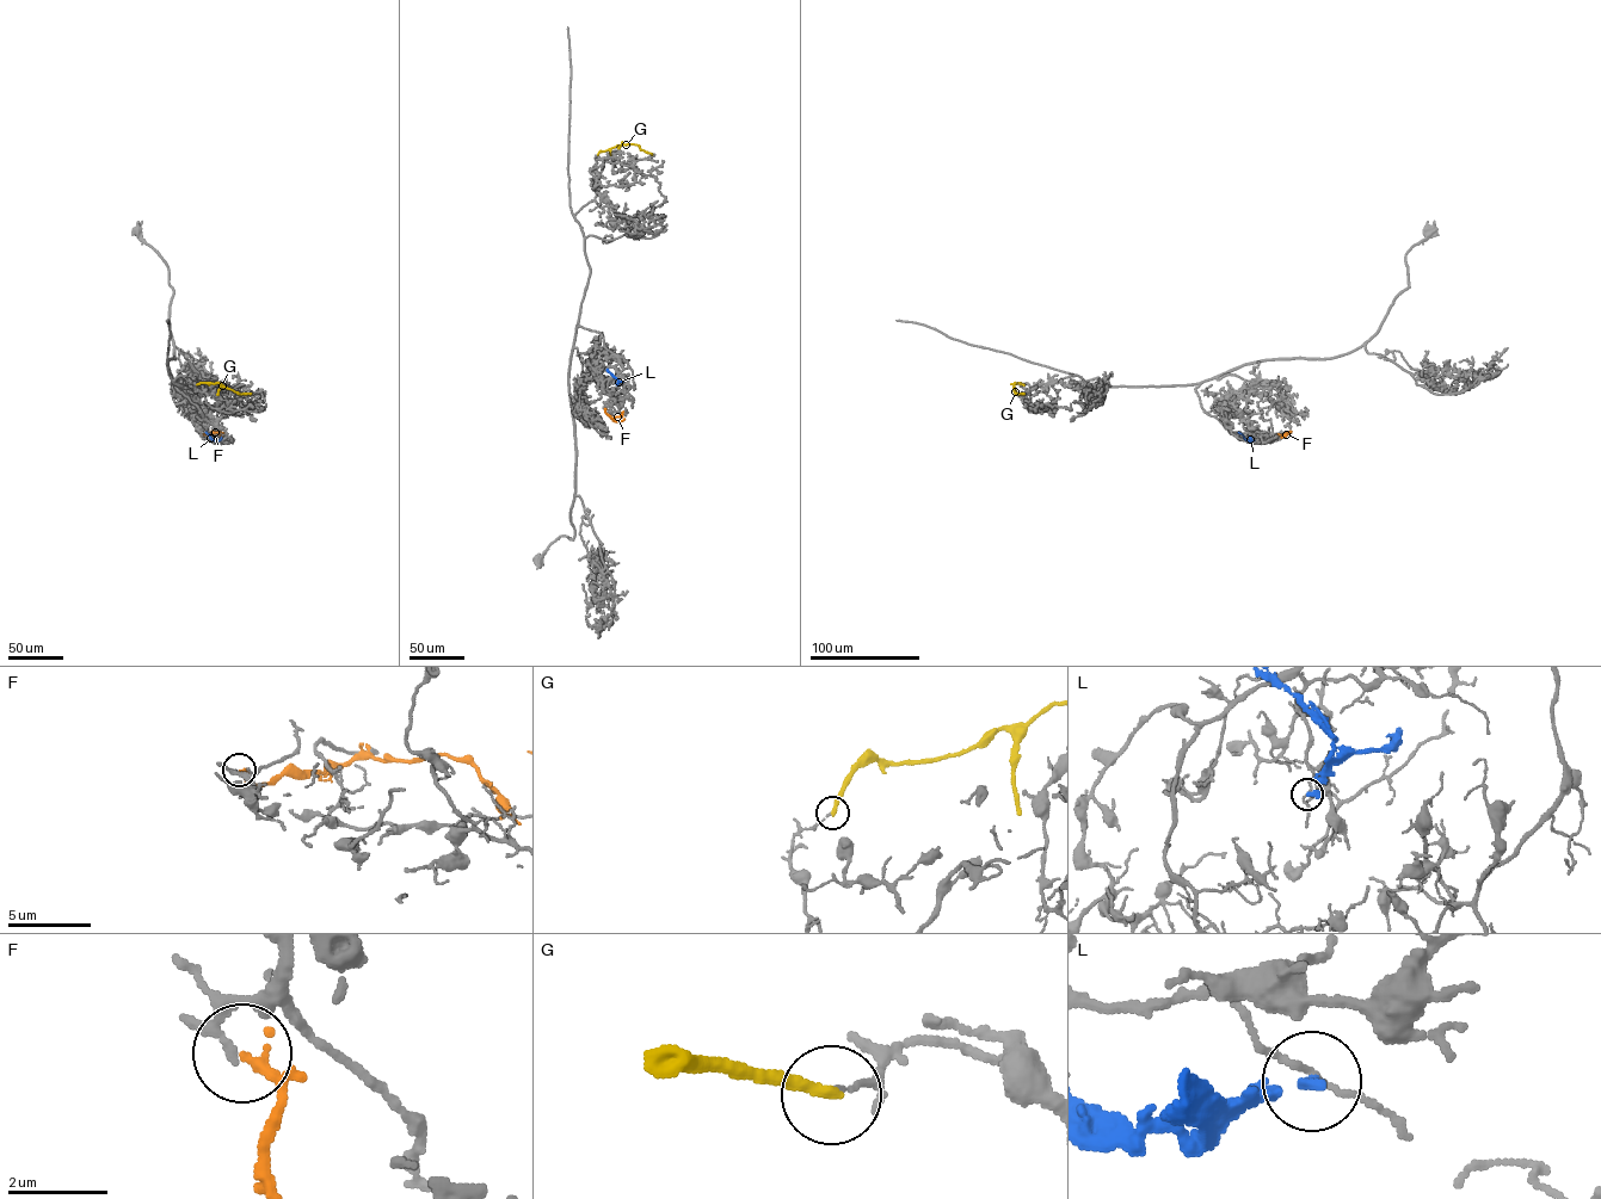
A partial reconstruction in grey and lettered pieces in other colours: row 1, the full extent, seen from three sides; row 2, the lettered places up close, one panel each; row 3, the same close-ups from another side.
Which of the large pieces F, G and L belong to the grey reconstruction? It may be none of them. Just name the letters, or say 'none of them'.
none of them

